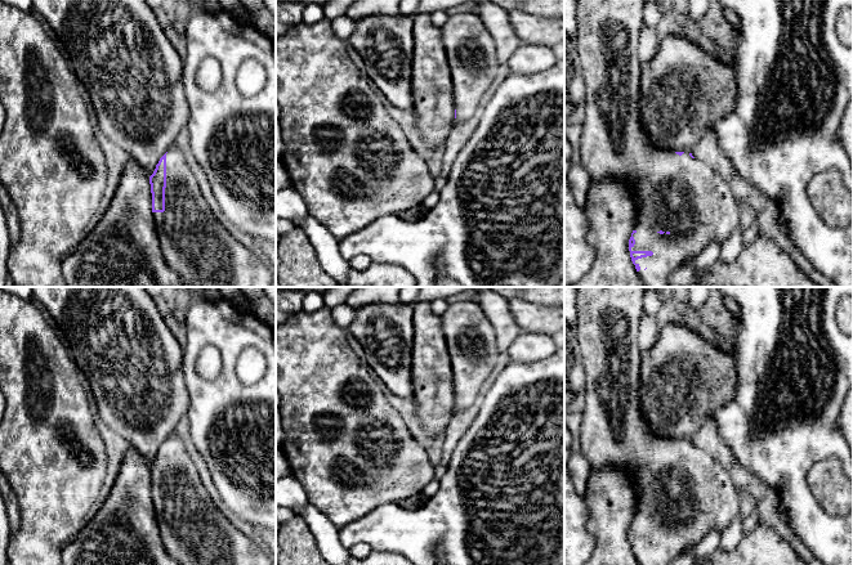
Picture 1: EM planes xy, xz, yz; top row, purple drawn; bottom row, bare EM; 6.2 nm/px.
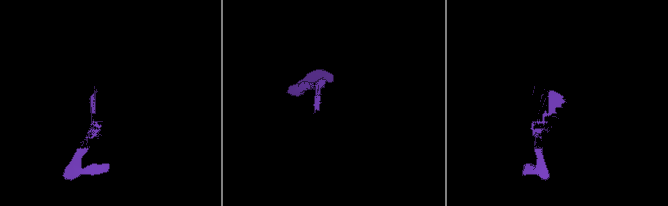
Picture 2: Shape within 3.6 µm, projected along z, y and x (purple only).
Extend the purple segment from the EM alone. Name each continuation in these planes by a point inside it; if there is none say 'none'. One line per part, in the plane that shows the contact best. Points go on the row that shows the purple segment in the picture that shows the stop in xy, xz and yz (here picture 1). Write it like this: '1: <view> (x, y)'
1: yz (680, 194)

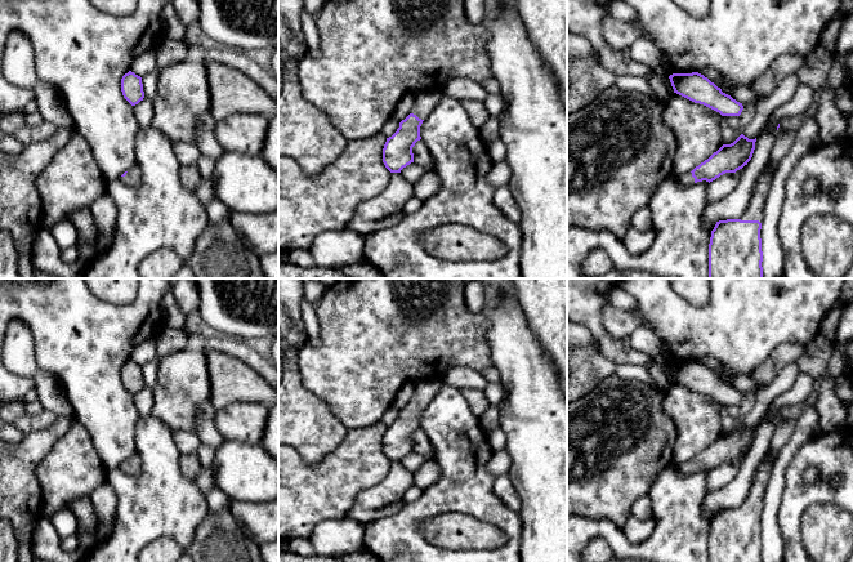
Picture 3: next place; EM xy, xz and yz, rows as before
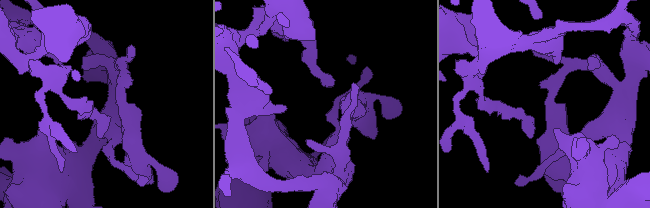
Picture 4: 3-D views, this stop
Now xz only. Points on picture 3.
1: xz (425, 102)

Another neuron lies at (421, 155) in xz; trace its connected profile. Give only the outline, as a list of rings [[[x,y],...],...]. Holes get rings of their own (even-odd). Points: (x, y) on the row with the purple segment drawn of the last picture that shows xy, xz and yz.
[[[417,140],[412,147],[414,162],[424,169],[424,171],[433,170],[433,159],[429,147],[424,140]]]

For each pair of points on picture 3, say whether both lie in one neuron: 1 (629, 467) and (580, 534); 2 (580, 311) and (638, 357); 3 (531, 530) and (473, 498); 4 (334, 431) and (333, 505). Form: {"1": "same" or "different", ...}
{"1": "different", "2": "same", "3": "different", "4": "different"}

